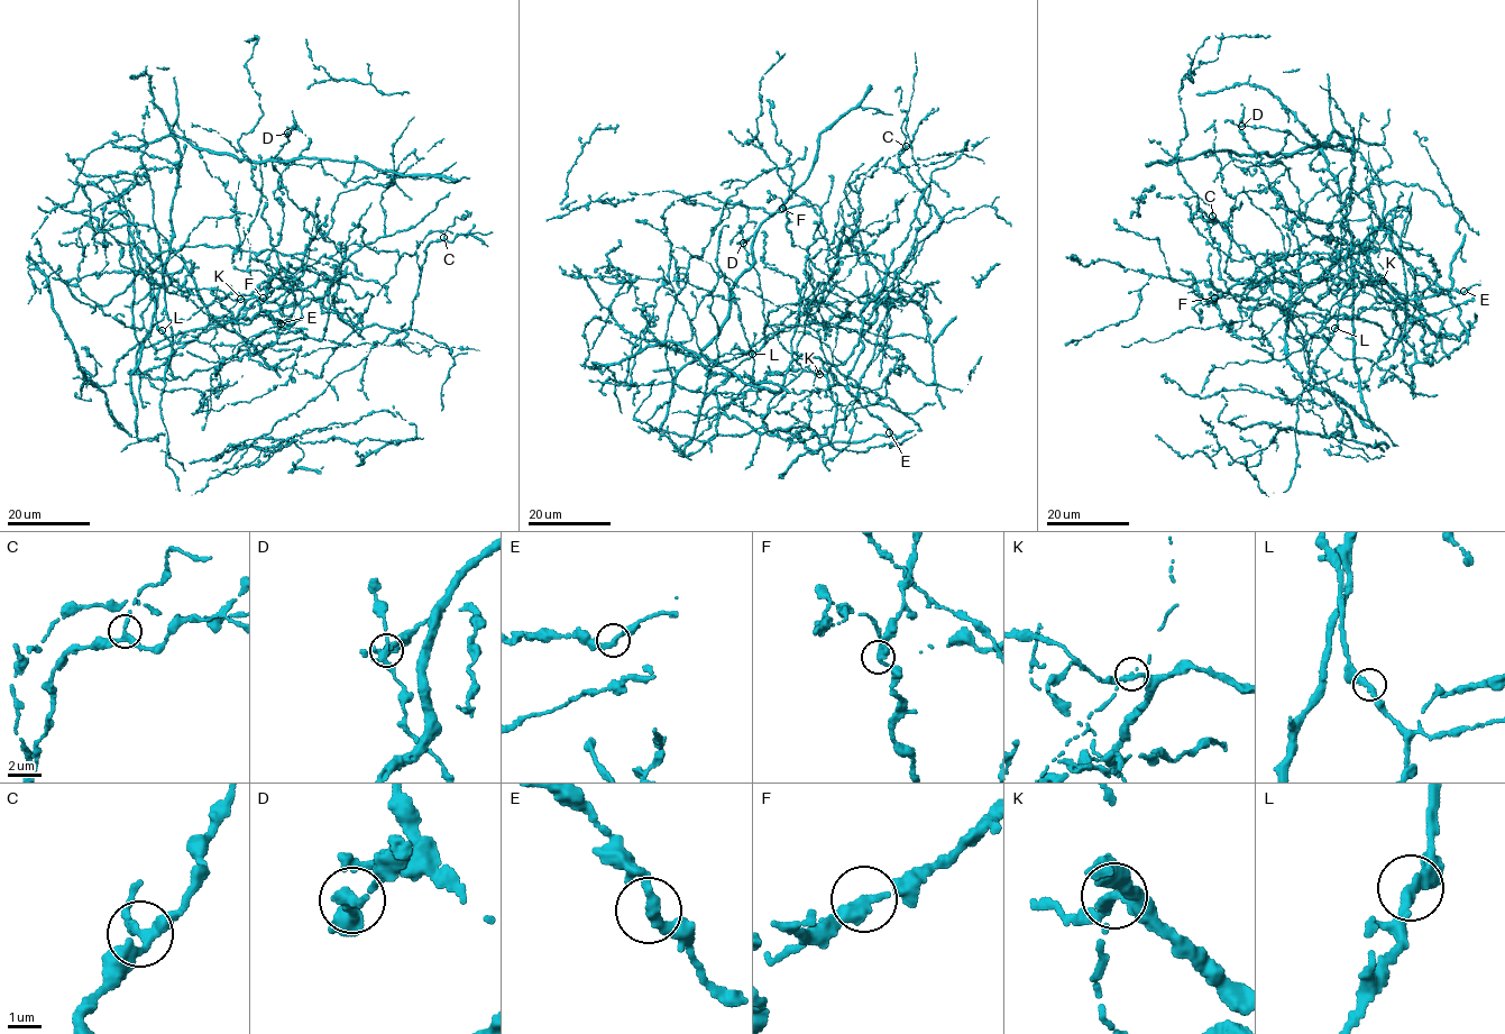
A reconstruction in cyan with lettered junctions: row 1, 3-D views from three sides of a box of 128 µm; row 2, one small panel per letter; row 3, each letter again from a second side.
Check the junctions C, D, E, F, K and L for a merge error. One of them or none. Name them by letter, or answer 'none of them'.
K

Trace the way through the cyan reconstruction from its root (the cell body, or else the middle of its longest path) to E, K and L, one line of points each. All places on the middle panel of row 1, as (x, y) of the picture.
E: (722, 393), (701, 392), (715, 363), (899, 290), (928, 340), (828, 326), (805, 271), (791, 340), (889, 432)
K: (722, 393), (764, 390), (776, 393), (803, 372), (819, 374)
L: (722, 393), (701, 392), (709, 394), (752, 354)

